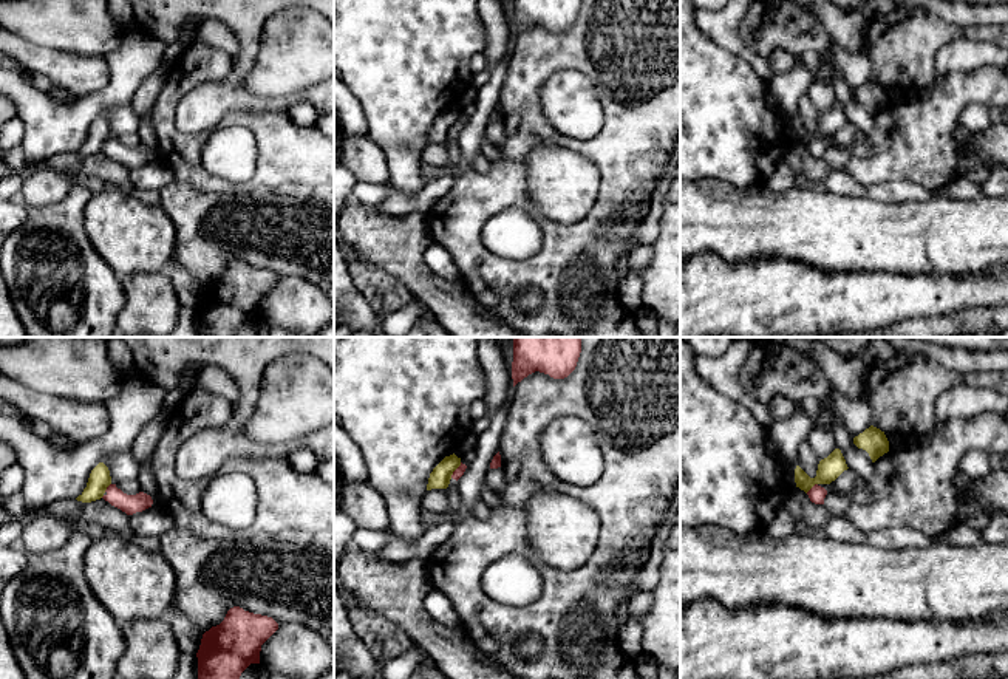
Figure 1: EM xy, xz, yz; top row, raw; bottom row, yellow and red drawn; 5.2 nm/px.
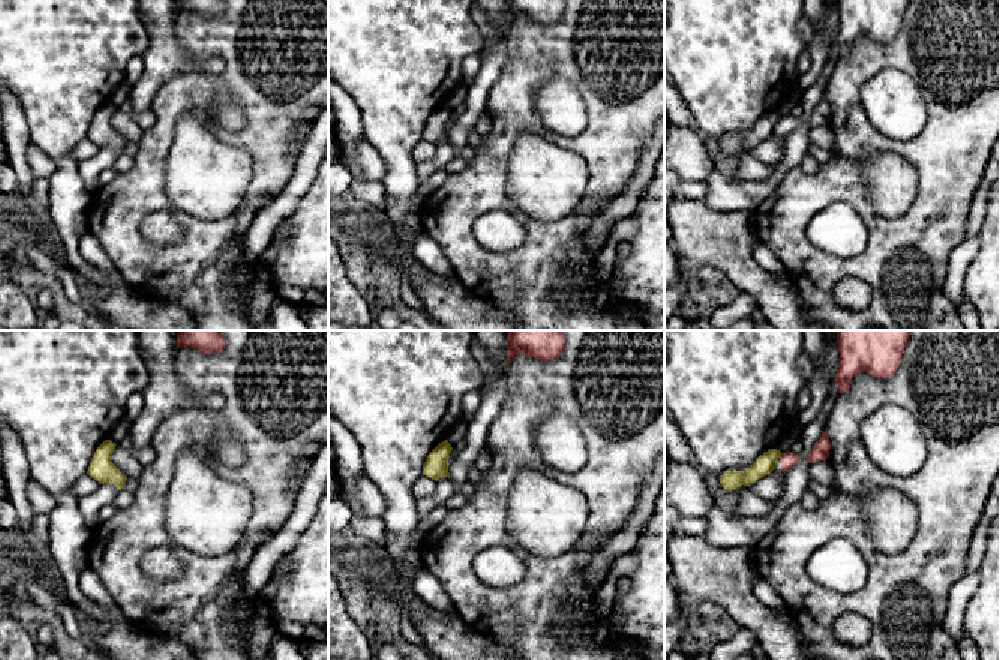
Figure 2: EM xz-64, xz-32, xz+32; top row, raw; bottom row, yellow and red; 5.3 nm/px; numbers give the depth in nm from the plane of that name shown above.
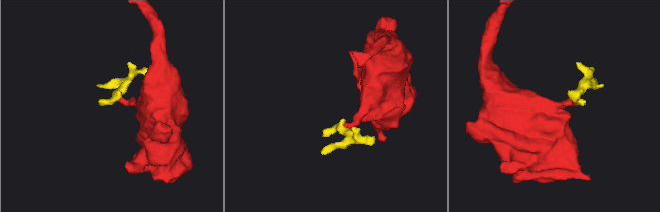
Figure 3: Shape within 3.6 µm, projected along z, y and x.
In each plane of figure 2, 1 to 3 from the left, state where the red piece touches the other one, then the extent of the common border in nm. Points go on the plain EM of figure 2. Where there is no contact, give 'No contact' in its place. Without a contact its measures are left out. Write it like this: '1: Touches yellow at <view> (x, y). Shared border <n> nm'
1: No contact
2: No contact
3: Touches yellow at xz+32 (780, 120). Shared border 40 nm

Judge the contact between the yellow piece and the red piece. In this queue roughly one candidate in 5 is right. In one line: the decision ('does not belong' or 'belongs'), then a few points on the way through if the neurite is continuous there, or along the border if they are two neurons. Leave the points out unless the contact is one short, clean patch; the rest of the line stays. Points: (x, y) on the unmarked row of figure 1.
does not belong; border along xz (461, 116), (450, 130)

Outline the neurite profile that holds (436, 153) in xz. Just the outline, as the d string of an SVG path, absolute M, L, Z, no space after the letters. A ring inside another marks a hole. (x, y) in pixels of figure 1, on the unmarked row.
M431 142L427 144L421 159L424 164L431 167L445 167L448 162L448 145L447 142Z

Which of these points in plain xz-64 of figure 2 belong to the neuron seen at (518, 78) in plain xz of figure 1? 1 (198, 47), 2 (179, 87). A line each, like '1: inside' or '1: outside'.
1: inside
2: inside

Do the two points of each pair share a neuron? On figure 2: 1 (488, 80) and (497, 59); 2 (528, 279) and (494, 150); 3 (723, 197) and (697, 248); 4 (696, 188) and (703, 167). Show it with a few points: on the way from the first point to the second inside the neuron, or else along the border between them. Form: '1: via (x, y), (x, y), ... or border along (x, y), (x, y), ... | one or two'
1: via (488, 75), (494, 63) | one
2: via (489, 267), (464, 242), (464, 204), (479, 189) | one
3: border along (703, 201), (712, 209), (751, 212) | two
4: border along (702, 180), (681, 183) | two

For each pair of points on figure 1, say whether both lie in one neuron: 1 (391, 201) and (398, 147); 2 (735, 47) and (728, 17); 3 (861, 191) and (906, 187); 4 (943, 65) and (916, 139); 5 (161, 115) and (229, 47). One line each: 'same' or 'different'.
1: different
2: same
3: same
4: different
5: different

